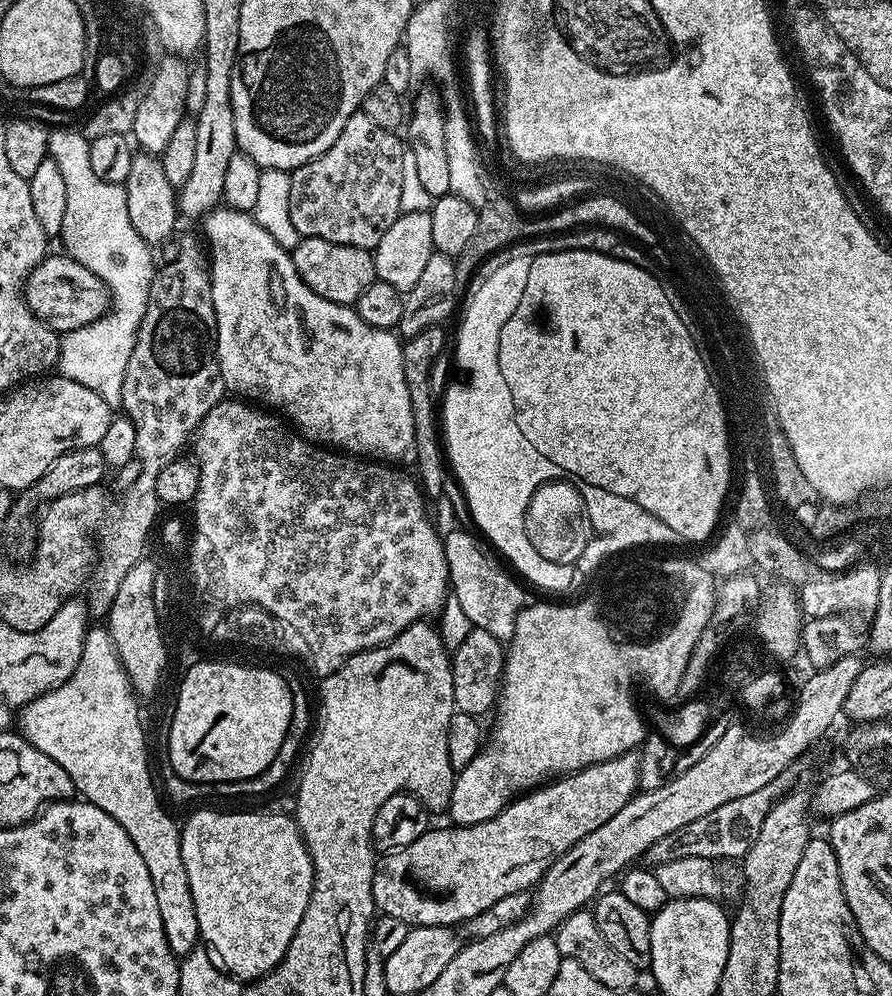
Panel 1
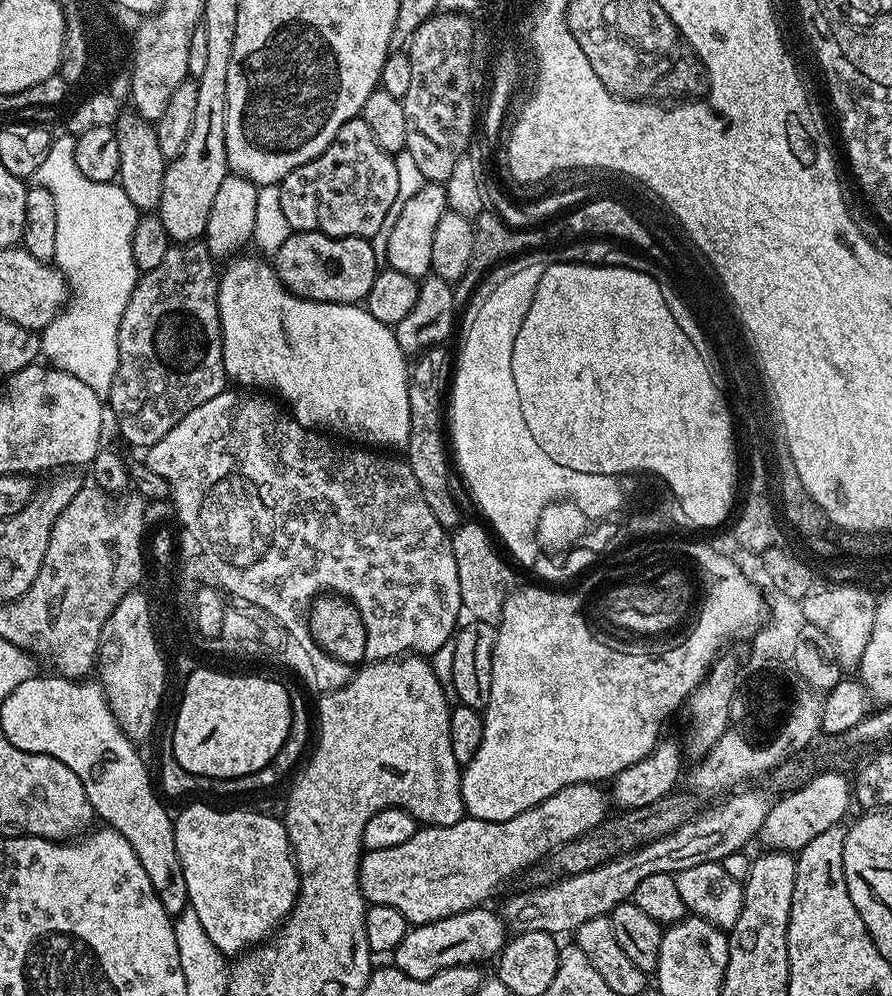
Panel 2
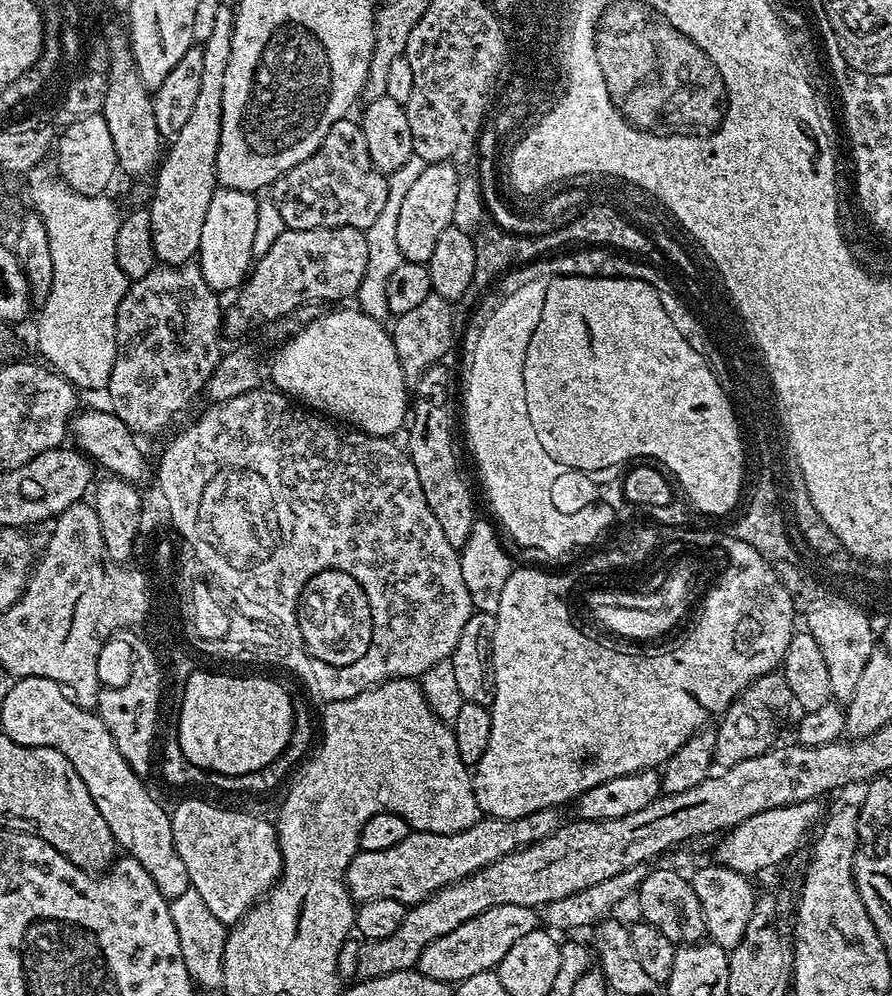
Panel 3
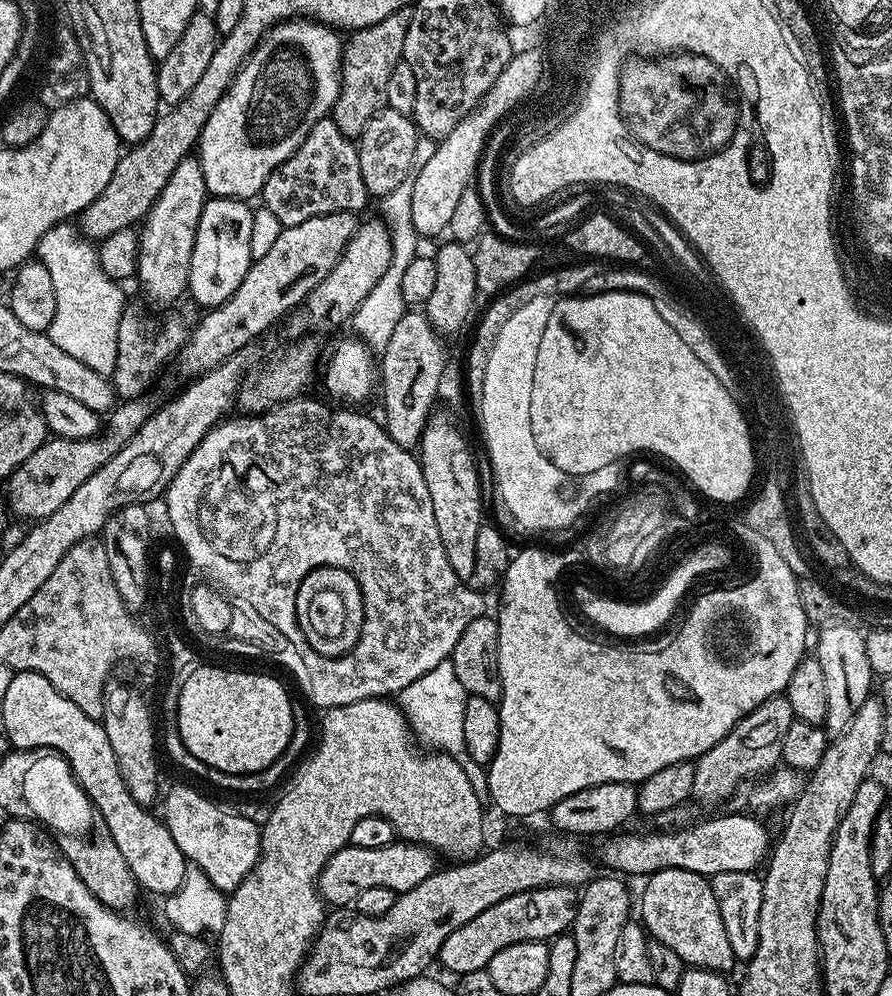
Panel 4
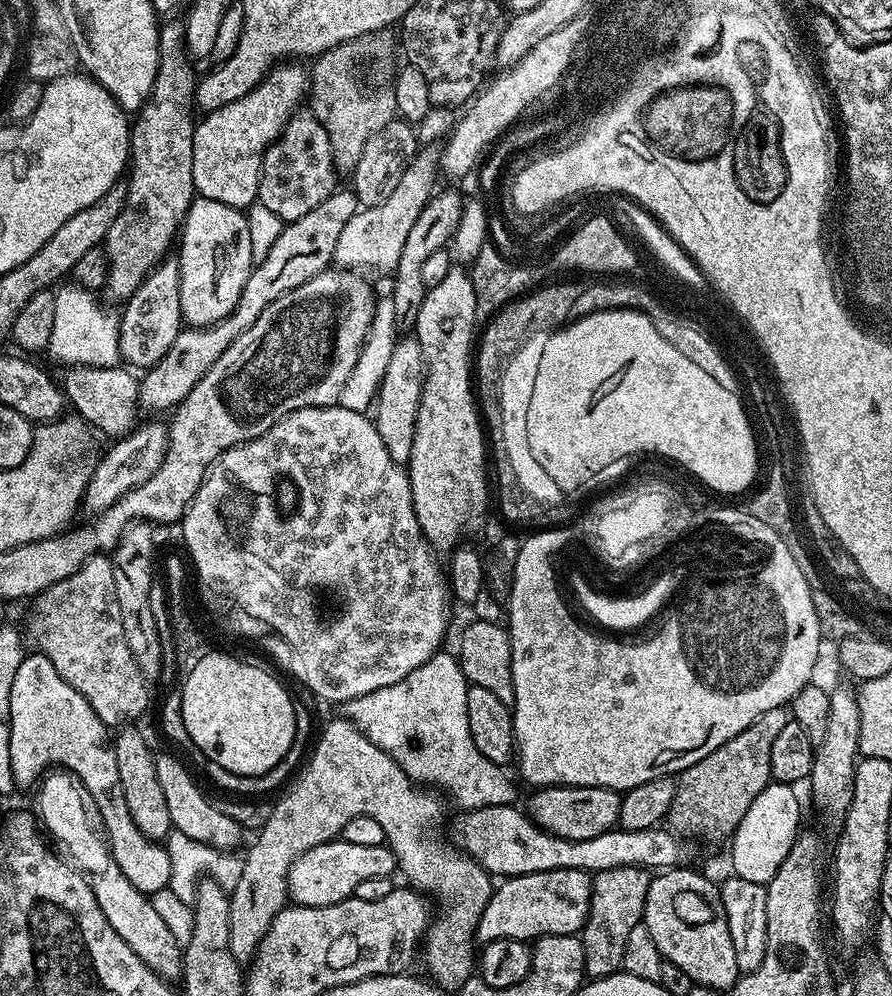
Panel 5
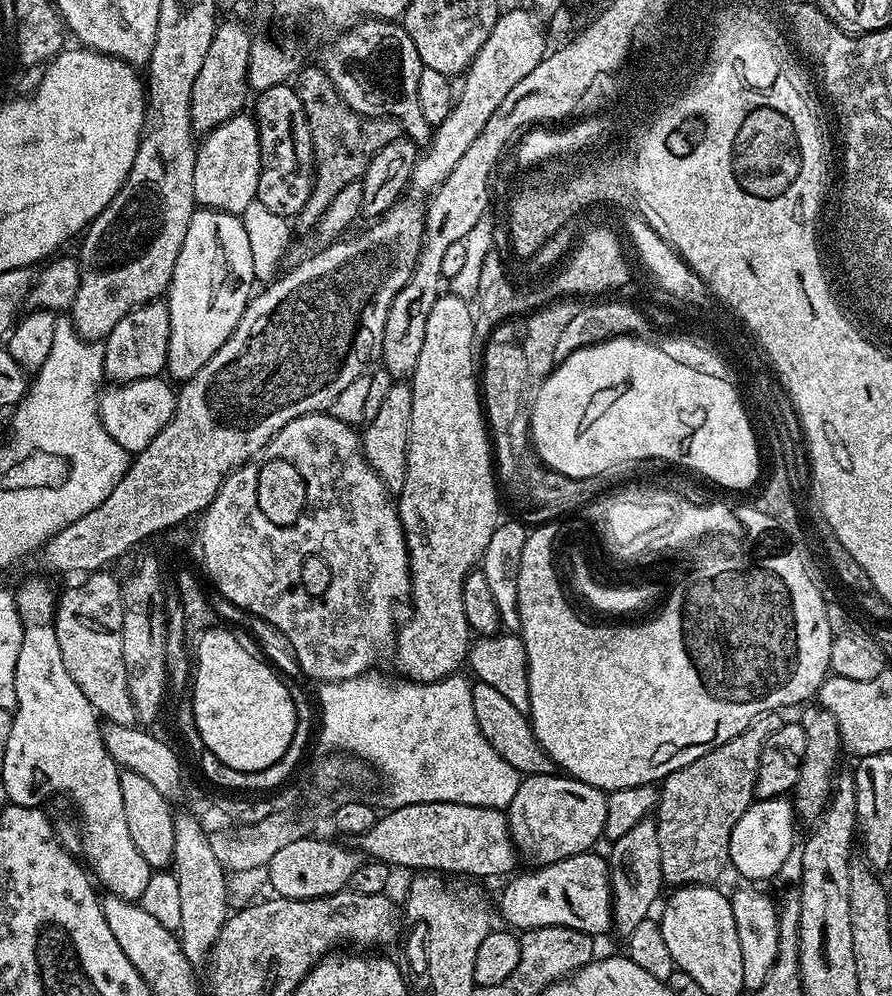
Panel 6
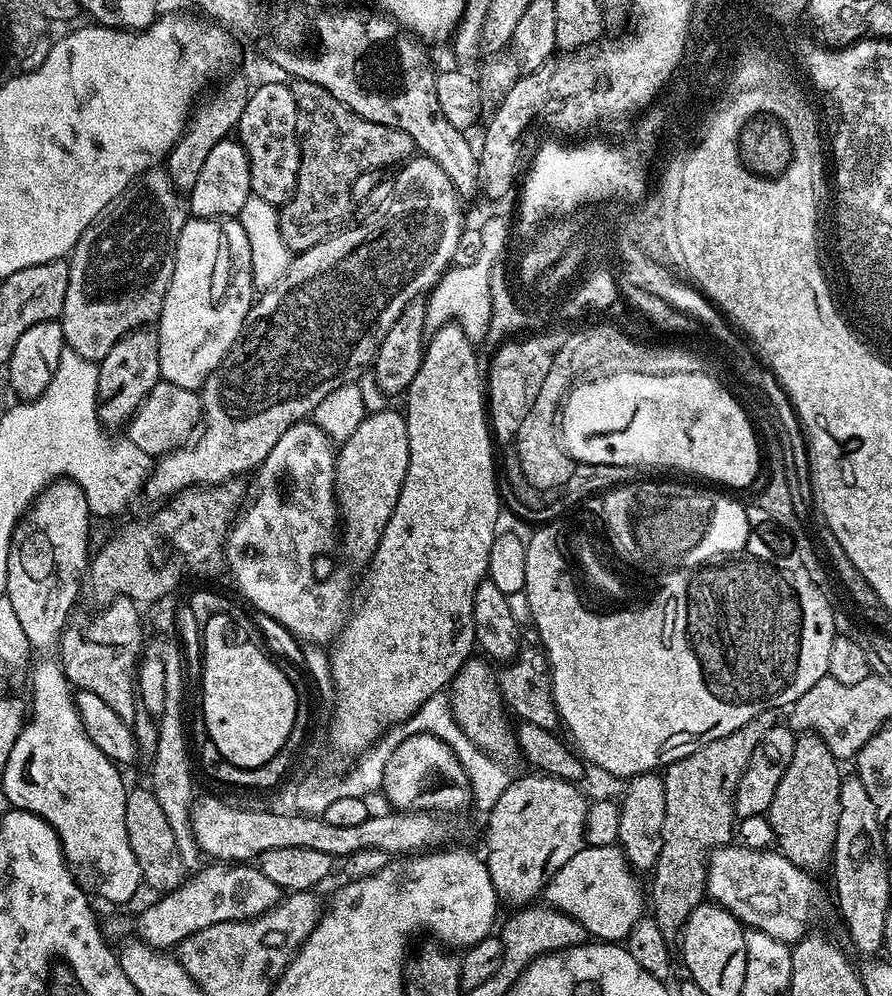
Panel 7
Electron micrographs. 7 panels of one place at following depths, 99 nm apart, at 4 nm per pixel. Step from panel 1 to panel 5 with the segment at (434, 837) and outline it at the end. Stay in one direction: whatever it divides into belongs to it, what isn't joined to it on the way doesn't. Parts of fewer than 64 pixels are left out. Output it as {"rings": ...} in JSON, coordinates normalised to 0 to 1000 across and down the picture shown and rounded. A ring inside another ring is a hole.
{"rings":[[[383,842],[367,843],[361,849],[343,853],[325,869],[323,898],[328,909],[370,910],[389,904],[406,886],[415,882],[438,881],[445,874],[446,864],[434,846],[424,849],[401,849]]]}

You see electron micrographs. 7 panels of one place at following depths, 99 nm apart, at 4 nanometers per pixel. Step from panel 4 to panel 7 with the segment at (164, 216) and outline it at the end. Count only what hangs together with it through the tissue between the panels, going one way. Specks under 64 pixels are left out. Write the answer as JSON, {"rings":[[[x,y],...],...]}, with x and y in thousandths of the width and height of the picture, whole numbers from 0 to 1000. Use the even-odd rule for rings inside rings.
{"rings":[[[157,329],[154,333],[141,335],[136,341],[128,343],[123,355],[119,355],[119,359],[110,363],[108,411],[113,426],[121,432],[138,431],[164,400],[164,396],[168,396],[168,392],[173,392],[173,388],[179,383],[177,339],[174,332]]]}

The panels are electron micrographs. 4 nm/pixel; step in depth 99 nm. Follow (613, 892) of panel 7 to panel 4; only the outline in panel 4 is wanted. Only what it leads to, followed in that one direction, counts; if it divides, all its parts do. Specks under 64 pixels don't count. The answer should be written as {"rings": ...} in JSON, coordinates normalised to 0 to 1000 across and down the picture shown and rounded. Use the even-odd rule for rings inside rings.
{"rings":[[[635,890],[600,892],[593,896],[576,898],[572,902],[563,902],[563,906],[554,906],[549,914],[540,914],[536,922],[527,922],[522,930],[513,930],[513,934],[509,934],[509,938],[504,938],[500,946],[496,946],[492,967],[498,967],[510,978],[544,975],[549,962],[554,962],[558,954],[576,950],[576,946],[618,946],[623,941],[633,939],[645,924],[649,906],[647,893]]]}

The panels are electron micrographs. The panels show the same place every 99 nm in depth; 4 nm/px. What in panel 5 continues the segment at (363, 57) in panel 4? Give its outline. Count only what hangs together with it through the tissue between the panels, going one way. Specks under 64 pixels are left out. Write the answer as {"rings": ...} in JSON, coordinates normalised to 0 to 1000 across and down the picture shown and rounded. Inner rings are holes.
{"rings":[[[429,28],[415,34],[406,34],[392,42],[383,42],[348,64],[348,95],[343,104],[352,118],[361,122],[365,139],[370,139],[370,151],[374,155],[378,174],[393,175],[406,159],[406,150],[428,127],[445,119],[444,99],[438,86],[426,88],[423,92],[411,92],[404,83],[408,76],[424,84],[433,77],[446,56],[446,36],[439,28]]]}

